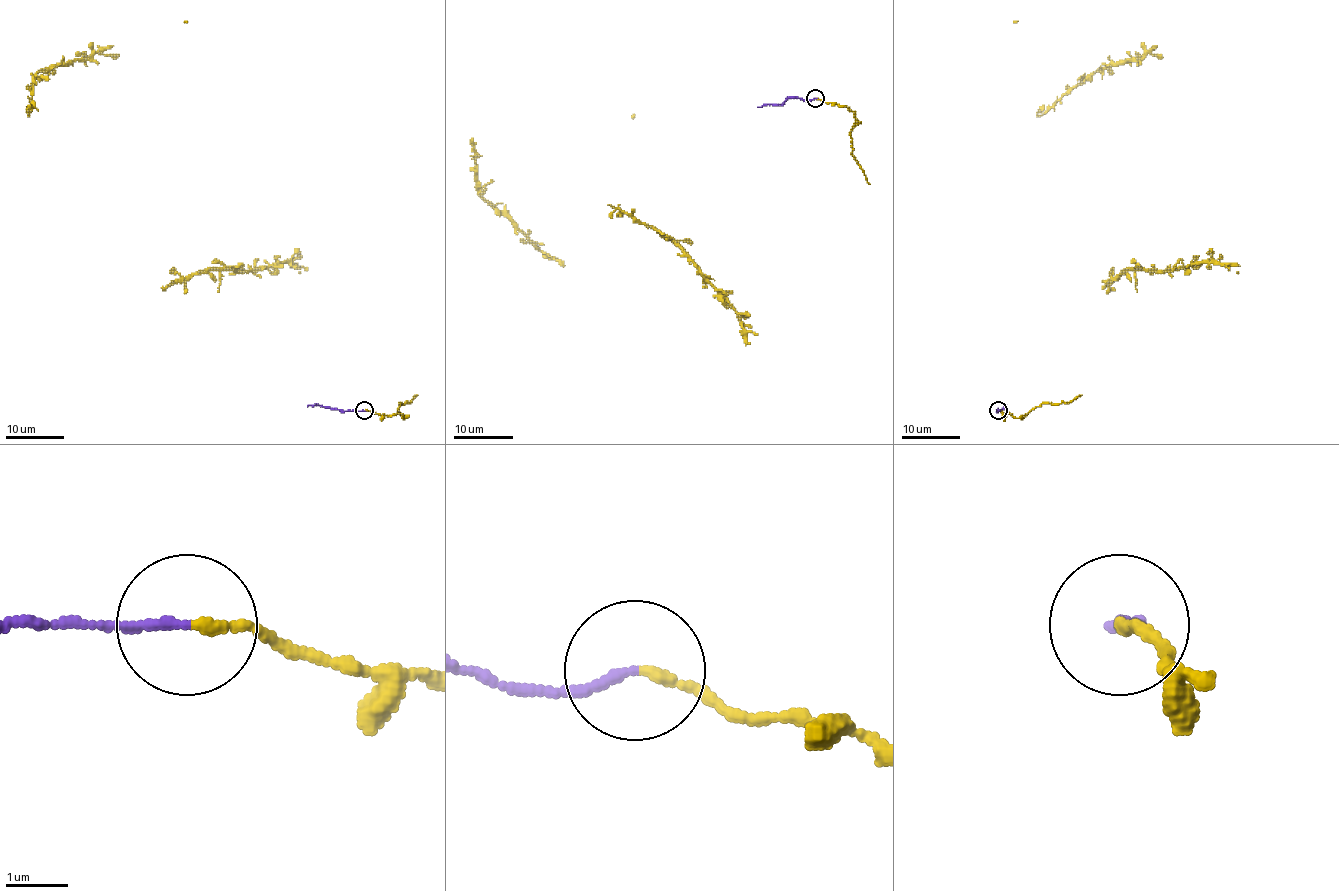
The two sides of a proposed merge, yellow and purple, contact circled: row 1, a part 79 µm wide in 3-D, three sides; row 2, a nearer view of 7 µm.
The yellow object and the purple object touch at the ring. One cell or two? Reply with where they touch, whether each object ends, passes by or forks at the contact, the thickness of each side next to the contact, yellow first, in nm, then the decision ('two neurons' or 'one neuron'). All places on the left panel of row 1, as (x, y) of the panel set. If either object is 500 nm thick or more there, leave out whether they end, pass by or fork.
(364, 410) | yellow ends | purple ends | 160/150 nm | one neuron

